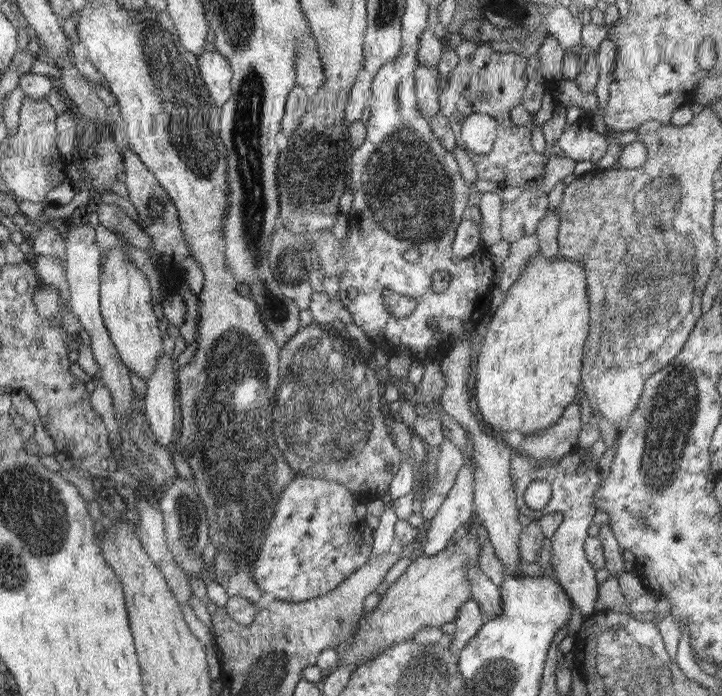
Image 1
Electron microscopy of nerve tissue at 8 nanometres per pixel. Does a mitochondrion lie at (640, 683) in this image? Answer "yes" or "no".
yes

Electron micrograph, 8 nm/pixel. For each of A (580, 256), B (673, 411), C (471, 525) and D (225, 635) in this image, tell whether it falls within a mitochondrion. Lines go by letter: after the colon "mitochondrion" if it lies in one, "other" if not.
A: other
B: mitochondrion
C: other
D: other

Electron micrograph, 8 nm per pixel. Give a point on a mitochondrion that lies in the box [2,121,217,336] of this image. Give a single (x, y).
(94, 153)

